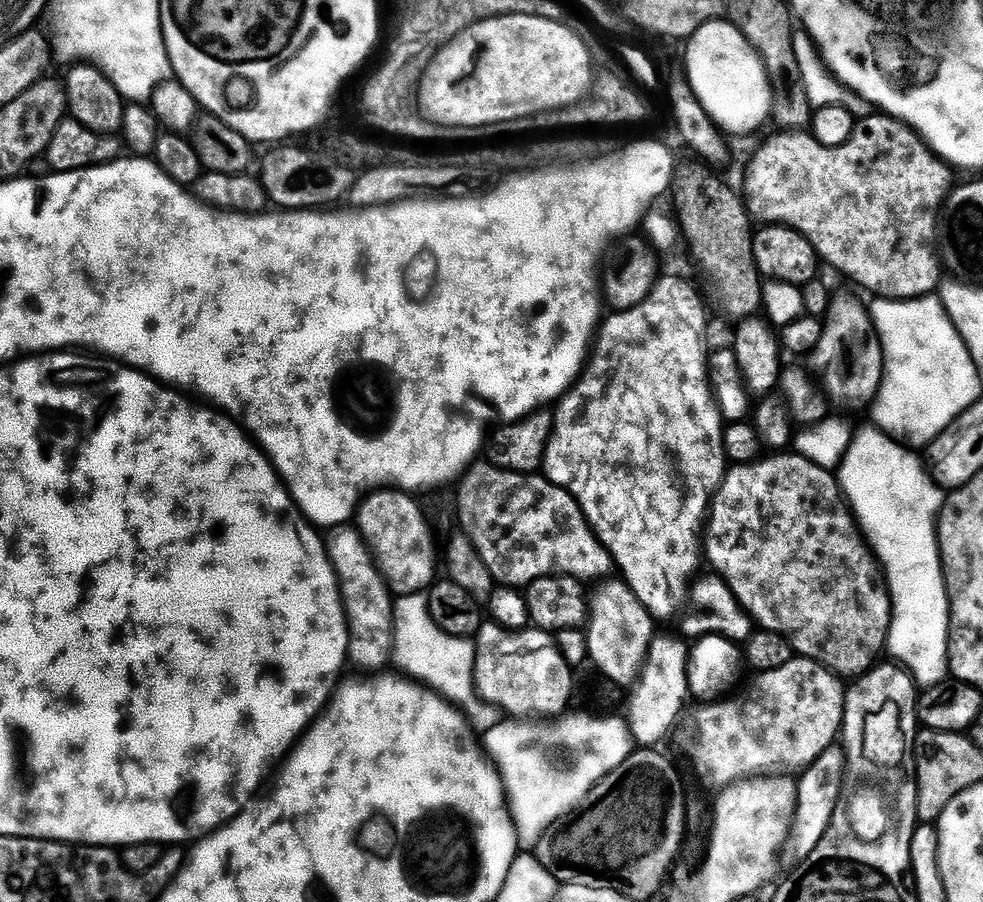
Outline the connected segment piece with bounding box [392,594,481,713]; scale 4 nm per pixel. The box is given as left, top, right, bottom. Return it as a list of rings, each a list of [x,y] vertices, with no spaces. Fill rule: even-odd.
[[[424,594],[399,597],[392,609],[392,617],[394,618],[392,654],[394,664],[400,667],[397,669],[425,686],[444,683],[448,687],[442,692],[446,700],[469,713],[478,711],[481,701],[478,699],[476,691],[477,641],[472,638],[446,634],[446,630],[442,630],[438,626],[438,622],[434,622],[434,618],[430,614],[428,597]]]

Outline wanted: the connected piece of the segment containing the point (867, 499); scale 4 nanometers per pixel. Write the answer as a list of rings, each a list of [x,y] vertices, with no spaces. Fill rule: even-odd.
[[[869,426],[855,433],[853,442],[840,463],[838,479],[852,515],[856,517],[861,532],[886,573],[886,583],[892,598],[892,625],[888,631],[887,655],[892,655],[893,657],[889,657],[897,665],[903,666],[921,689],[927,690],[945,683],[949,675],[948,592],[944,589],[940,543],[936,540],[936,521],[946,496],[927,472],[921,457],[919,460],[915,455],[919,456],[888,433]]]

